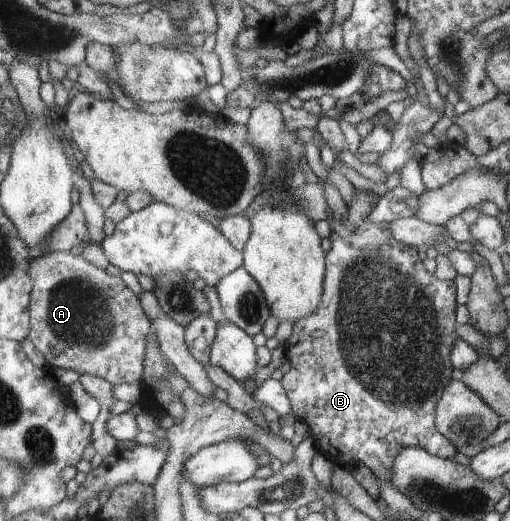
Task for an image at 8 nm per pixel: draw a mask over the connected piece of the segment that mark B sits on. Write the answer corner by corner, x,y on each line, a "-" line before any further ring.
355,191
356,195
347,210
347,218
343,221
333,217
329,219
332,228
329,237
331,247
326,254
326,278
321,305
314,314
294,322
293,334
284,345
285,354
290,363
290,371
283,375
280,382
291,400
292,410
307,424
309,433
317,440
319,452
323,456
341,468
363,464
371,470
376,478
387,481
392,486
394,483
392,467
395,458
407,447
418,447
427,450
431,455
451,461
454,461
453,456
458,453
456,445
439,432
436,424
437,401
440,400
440,396
454,375
454,365
450,357
453,346
459,338
459,325
455,322
457,288
455,288
455,282
439,280
437,276
429,274
417,256
419,250
398,242
388,230
388,224
380,224
378,221
371,223
367,219
367,216
375,211
376,204
370,202
370,196
375,195
378,200
377,194
371,191

